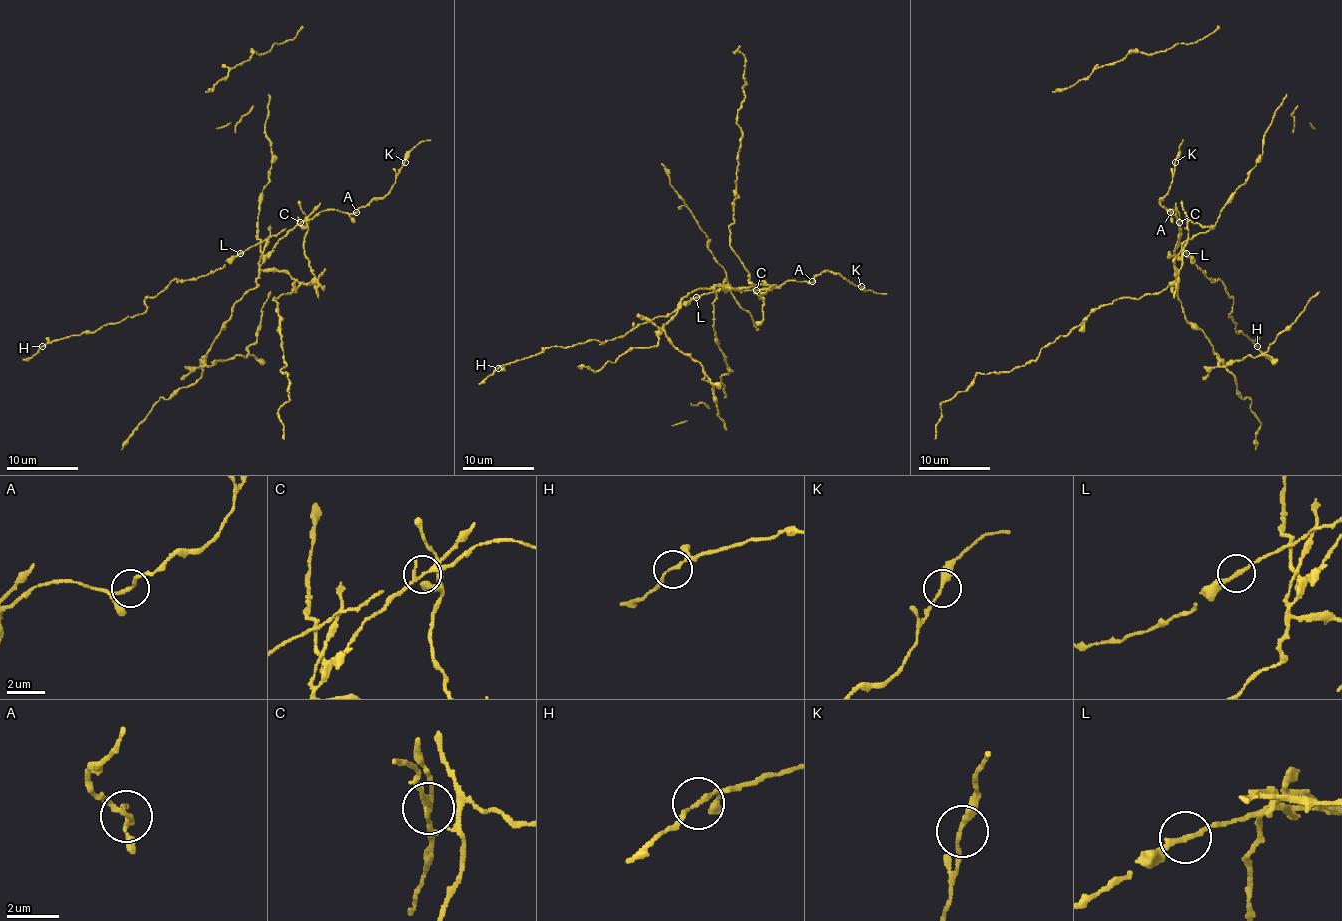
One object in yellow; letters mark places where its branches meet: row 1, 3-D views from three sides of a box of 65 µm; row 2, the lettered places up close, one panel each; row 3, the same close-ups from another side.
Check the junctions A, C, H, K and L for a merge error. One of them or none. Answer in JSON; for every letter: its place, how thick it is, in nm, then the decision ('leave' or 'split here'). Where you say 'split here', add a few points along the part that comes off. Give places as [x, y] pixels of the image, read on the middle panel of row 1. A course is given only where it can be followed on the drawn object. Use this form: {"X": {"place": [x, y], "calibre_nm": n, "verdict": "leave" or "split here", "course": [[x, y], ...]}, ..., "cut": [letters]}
{"A": {"place": [812, 281], "calibre_nm": 170, "verdict": "leave"}, "C": {"place": [756, 290], "calibre_nm": 200, "verdict": "split here"}, "H": {"place": [498, 368], "calibre_nm": 150, "verdict": "leave"}, "K": {"place": [861, 286], "calibre_nm": 240, "verdict": "leave"}, "L": {"place": [696, 297], "calibre_nm": 190, "verdict": "leave"}, "cut": ["C"]}

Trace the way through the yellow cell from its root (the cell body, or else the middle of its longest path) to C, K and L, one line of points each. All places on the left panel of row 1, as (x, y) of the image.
C: (259, 214), (259, 242), (284, 230), (290, 232), (301, 223)
K: (259, 214), (259, 242), (284, 230), (290, 232), (324, 210), (354, 214), (389, 192), (396, 172), (405, 162)
L: (259, 214), (259, 241), (240, 253)

